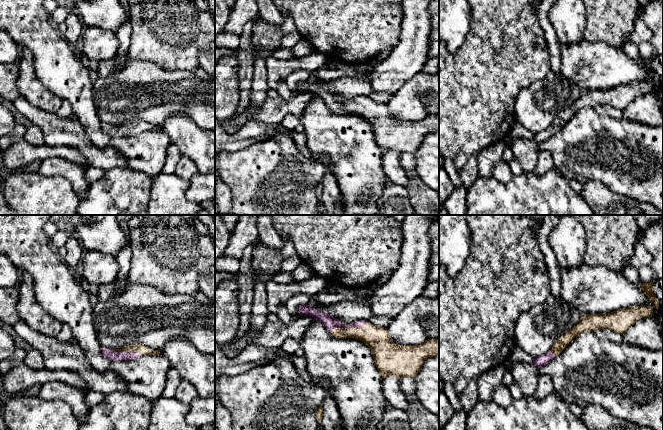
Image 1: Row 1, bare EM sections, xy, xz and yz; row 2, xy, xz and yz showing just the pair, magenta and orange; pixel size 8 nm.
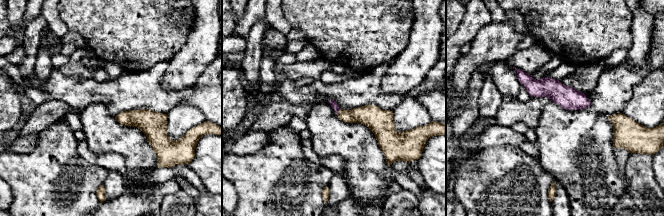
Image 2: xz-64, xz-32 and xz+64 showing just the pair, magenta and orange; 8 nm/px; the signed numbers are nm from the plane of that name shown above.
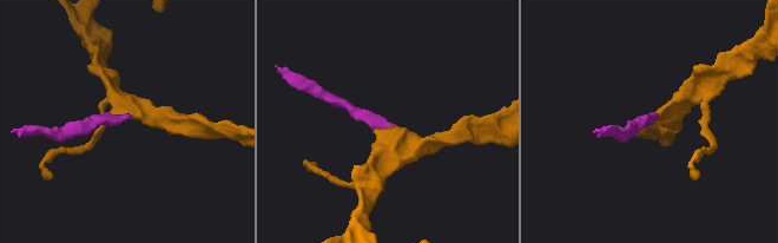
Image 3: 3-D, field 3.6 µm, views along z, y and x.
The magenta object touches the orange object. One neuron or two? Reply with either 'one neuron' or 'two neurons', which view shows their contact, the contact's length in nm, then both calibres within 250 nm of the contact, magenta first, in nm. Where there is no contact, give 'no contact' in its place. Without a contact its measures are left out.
one neuron; meets magenta in xz; contact 320 nm long; 110 nm thick on the magenta side, 190 nm on the other

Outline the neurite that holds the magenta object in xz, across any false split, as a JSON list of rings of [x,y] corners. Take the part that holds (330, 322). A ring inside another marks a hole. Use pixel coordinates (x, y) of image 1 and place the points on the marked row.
[[[306,304],[299,306],[302,314],[321,321],[336,338],[355,338],[367,344],[372,352],[381,376],[414,378],[428,357],[439,354],[439,339],[428,339],[420,345],[394,343],[387,328],[376,327],[368,321],[359,320],[352,324],[341,323],[331,314],[318,311]]]

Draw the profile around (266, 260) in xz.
[[[257,242],[254,246],[253,256],[251,260],[251,270],[255,279],[263,274],[271,277],[281,271],[281,264],[284,257],[281,251],[278,251],[263,242]]]

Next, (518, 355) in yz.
[[[514,345],[509,359],[514,363],[517,363],[517,362],[532,363],[534,358],[529,354],[527,354],[520,347]]]

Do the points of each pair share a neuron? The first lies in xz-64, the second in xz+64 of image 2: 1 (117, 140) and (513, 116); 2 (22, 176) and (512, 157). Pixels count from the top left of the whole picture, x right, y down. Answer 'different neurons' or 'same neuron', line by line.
1: different neurons
2: same neuron

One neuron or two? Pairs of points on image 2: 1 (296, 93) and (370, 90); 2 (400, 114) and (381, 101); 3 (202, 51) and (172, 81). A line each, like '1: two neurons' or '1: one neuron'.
1: one neuron
2: two neurons
3: one neuron

